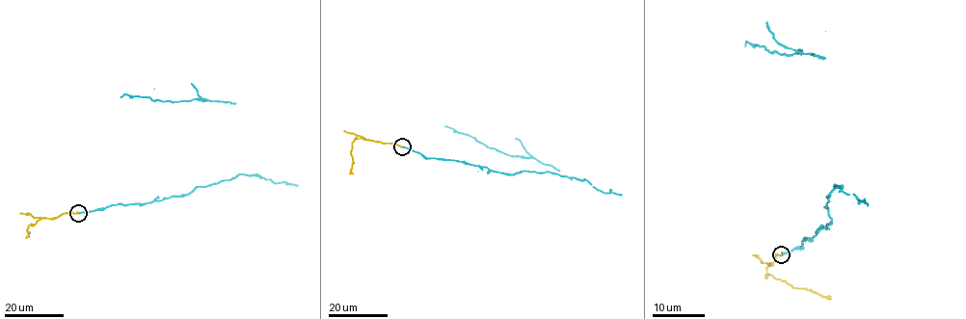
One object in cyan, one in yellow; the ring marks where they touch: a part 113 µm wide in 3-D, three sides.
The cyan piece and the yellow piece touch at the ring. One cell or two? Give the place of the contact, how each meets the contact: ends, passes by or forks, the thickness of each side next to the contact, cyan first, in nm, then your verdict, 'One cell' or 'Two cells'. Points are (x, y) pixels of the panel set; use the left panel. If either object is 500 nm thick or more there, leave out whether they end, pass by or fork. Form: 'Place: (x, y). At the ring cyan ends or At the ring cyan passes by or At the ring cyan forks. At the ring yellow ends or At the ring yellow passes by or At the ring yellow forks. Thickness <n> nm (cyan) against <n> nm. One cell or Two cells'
Place: (78, 213). At the ring cyan ends. At the ring yellow ends. Thickness 200 nm (cyan) against 280 nm. Two cells

